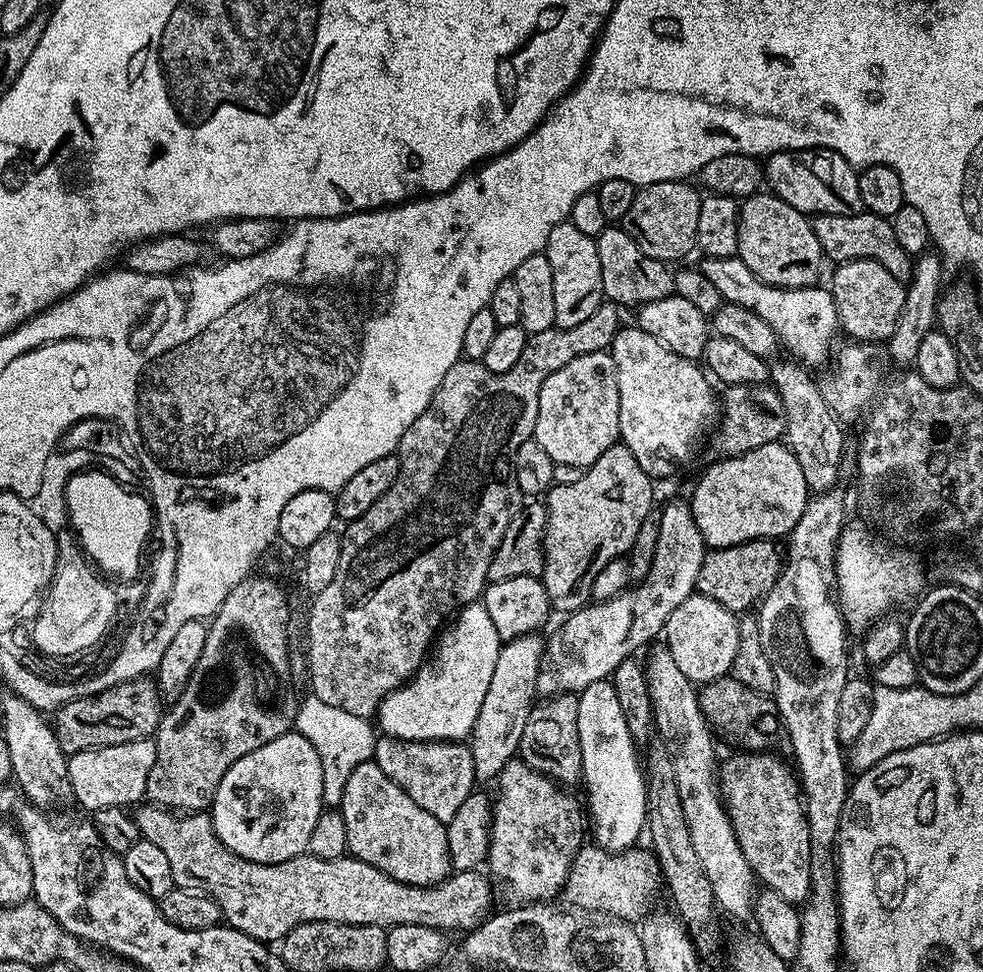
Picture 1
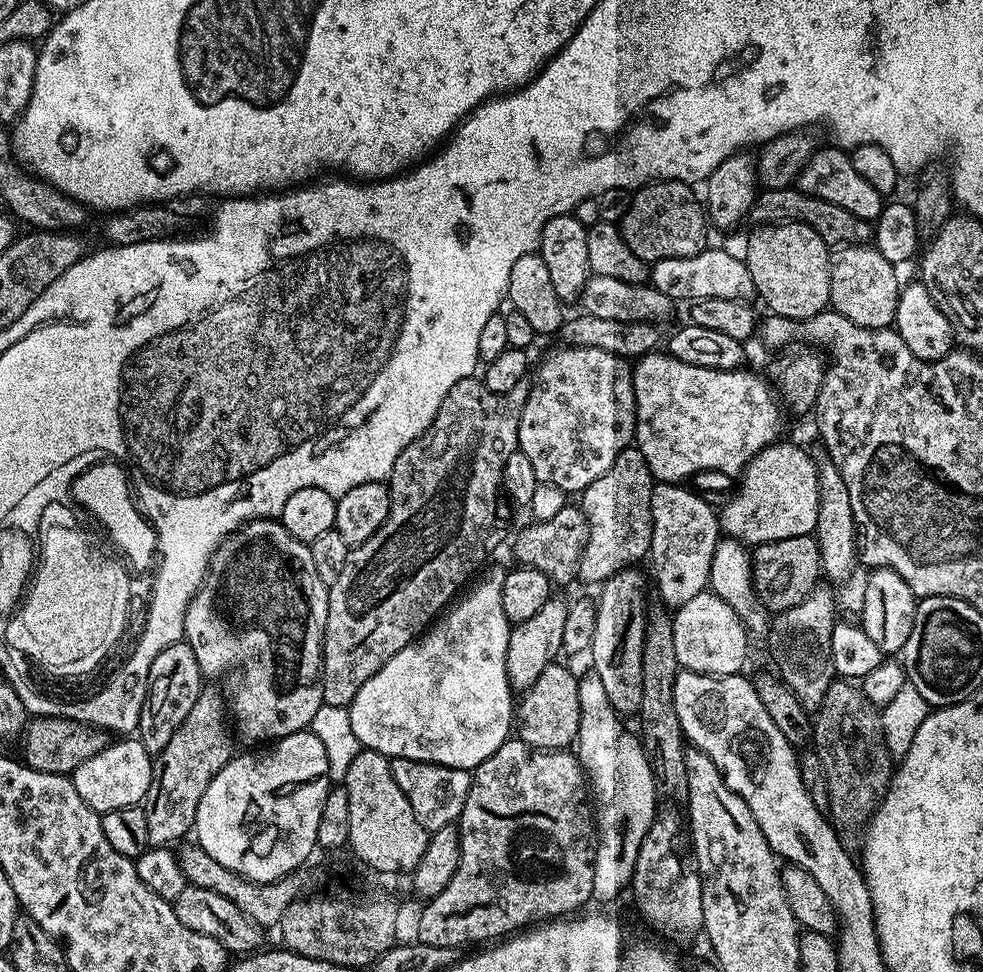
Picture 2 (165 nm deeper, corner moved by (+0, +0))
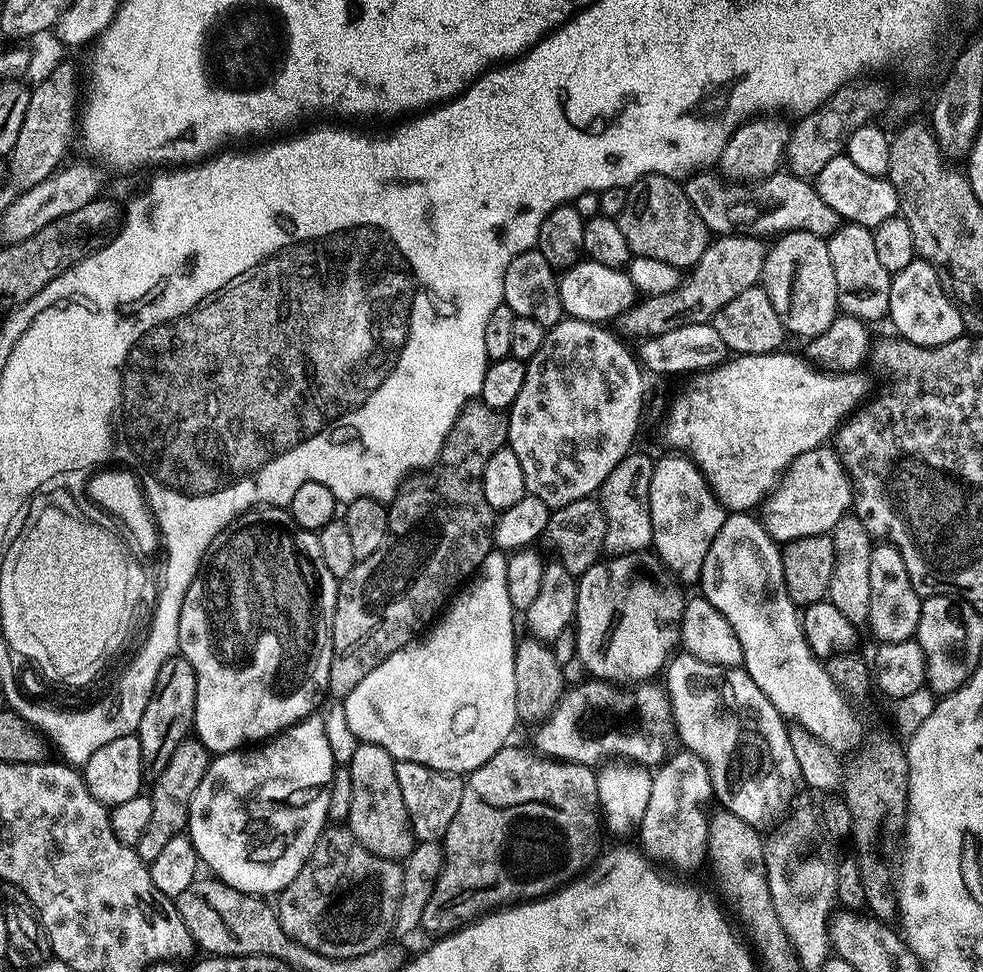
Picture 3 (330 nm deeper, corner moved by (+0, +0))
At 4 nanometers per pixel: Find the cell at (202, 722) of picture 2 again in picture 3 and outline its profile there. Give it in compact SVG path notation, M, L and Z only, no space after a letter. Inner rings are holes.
M195 738L183 740L170 756L170 762L166 764L166 770L158 774L152 781L150 795L152 798L152 811L150 813L150 826L138 838L135 850L145 864L151 866L154 858L158 858L159 852L170 843L170 838L181 835L188 826L188 811L194 790L198 790L198 782L202 778L210 763L210 753L204 743Z

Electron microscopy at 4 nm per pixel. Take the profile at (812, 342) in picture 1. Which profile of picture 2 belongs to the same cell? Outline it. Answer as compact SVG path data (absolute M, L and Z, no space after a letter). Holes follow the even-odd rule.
M705 247L704 251L690 258L662 258L650 268L652 287L662 290L674 302L691 302L702 298L734 298L751 301L756 296L750 270L739 255L727 252L724 248Z

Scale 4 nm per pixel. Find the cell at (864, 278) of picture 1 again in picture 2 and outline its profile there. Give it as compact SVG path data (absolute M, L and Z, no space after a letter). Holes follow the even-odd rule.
M850 244L840 246L831 253L832 273L830 274L831 311L850 318L858 326L887 328L896 319L898 298L902 280L896 277L897 269L874 246Z

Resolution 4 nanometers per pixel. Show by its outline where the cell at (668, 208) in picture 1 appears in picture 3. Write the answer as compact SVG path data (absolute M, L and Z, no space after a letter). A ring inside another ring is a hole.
M657 172L644 176L641 180L635 180L627 189L628 197L619 217L620 229L633 256L654 258L678 270L688 270L698 262L698 258L702 258L702 254L708 248L710 233L702 218L698 218L694 206L690 206L690 198L686 198L683 187L672 180L675 179L671 175L663 176Z

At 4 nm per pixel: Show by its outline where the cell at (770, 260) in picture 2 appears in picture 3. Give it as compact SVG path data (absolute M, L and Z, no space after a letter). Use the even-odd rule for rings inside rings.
M786 232L779 237L776 246L768 251L764 260L762 287L774 302L778 318L782 318L785 333L803 338L822 334L838 314L838 282L834 282L834 262L830 262L830 250L825 237L809 232Z

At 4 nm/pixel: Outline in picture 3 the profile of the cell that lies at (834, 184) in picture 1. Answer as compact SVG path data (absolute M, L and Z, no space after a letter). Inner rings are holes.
M847 154L830 158L826 166L814 177L814 183L822 202L840 215L841 221L861 224L867 228L877 228L886 218L901 211L901 195L895 186L883 175L875 176L866 170L860 170L850 162Z

